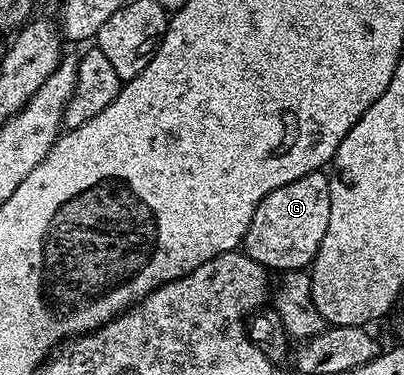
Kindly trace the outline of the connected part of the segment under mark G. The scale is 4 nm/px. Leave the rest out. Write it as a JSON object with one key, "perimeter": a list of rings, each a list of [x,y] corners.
{"perimeter":[[[323,170],[311,171],[306,177],[298,177],[298,181],[290,181],[290,185],[266,193],[258,209],[254,209],[250,229],[246,229],[242,244],[244,254],[272,273],[311,268],[322,237],[326,237],[326,225],[330,225],[329,176],[324,174]]]}

